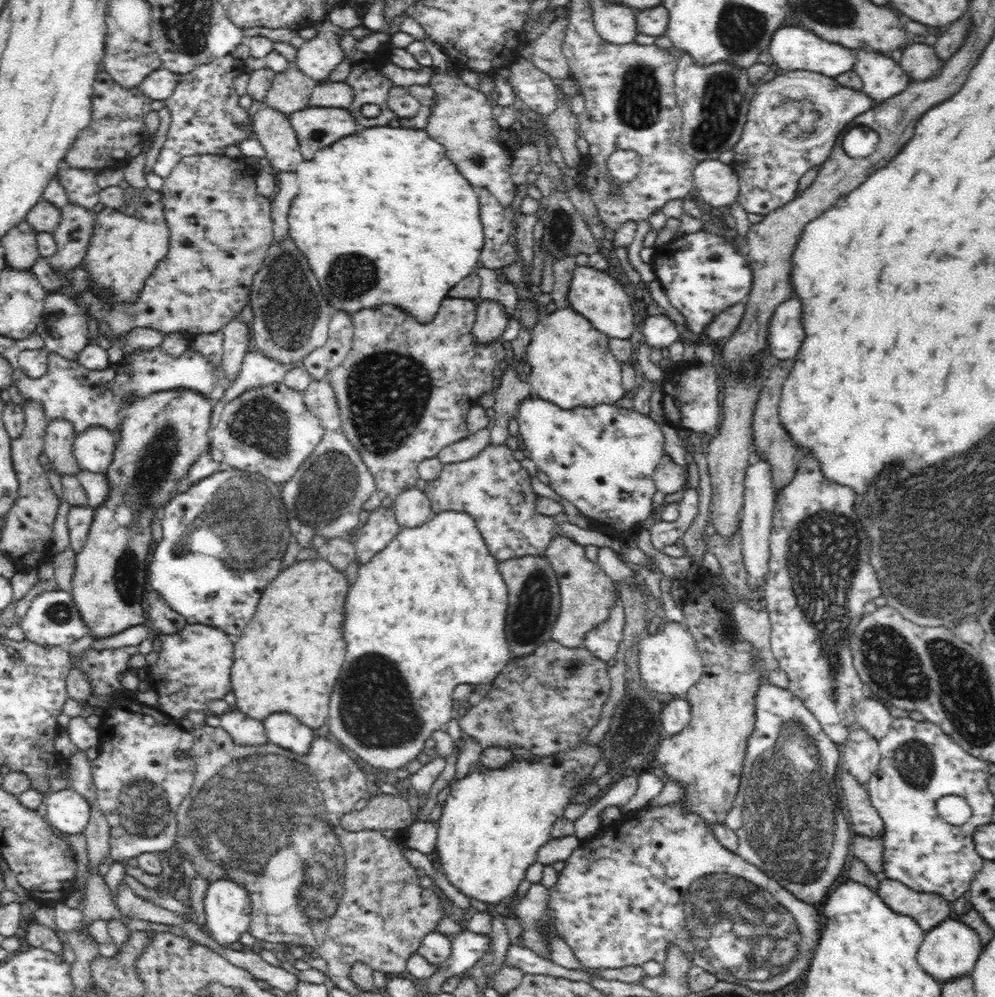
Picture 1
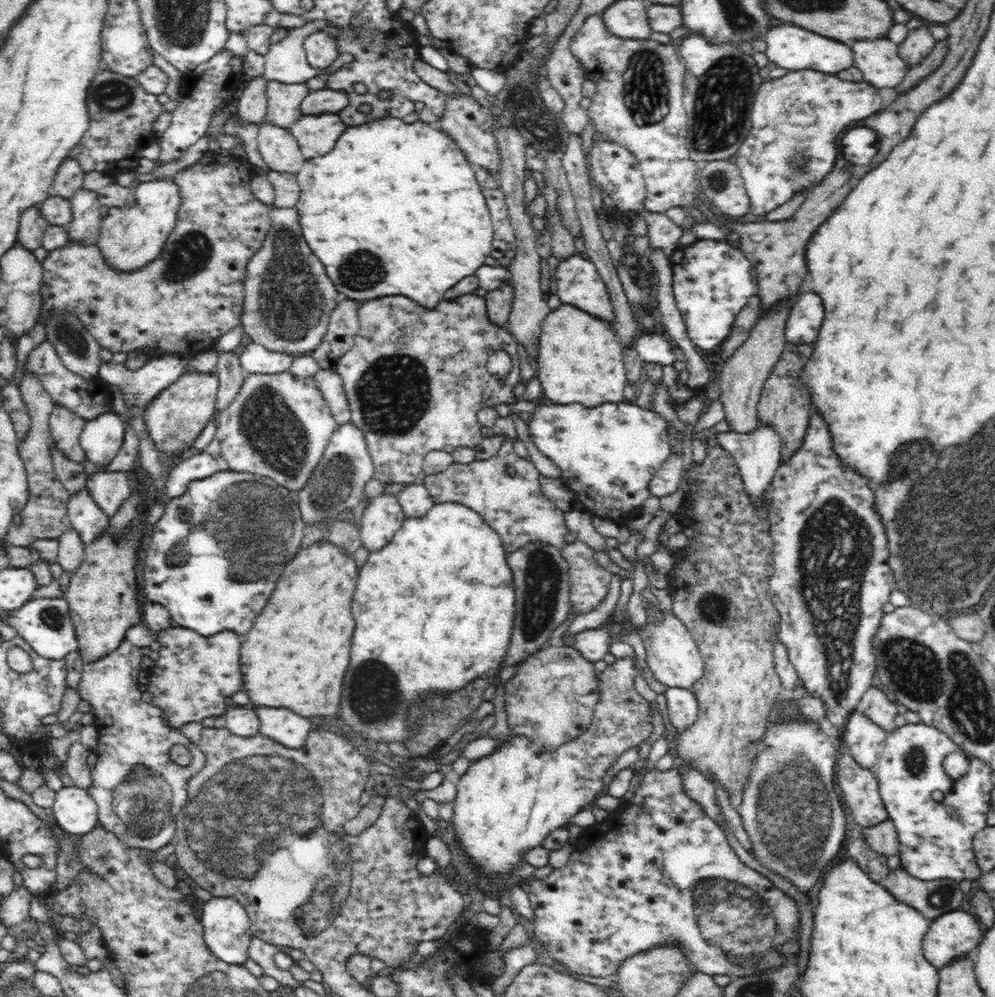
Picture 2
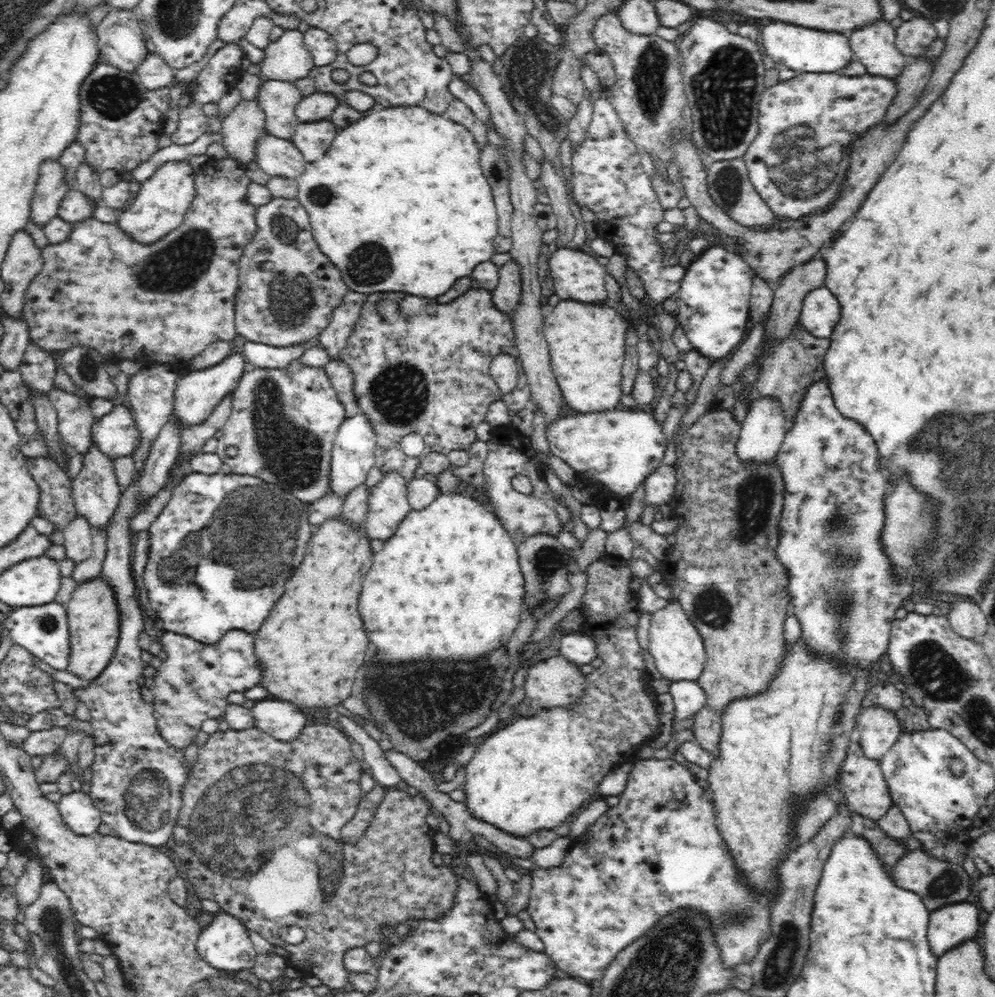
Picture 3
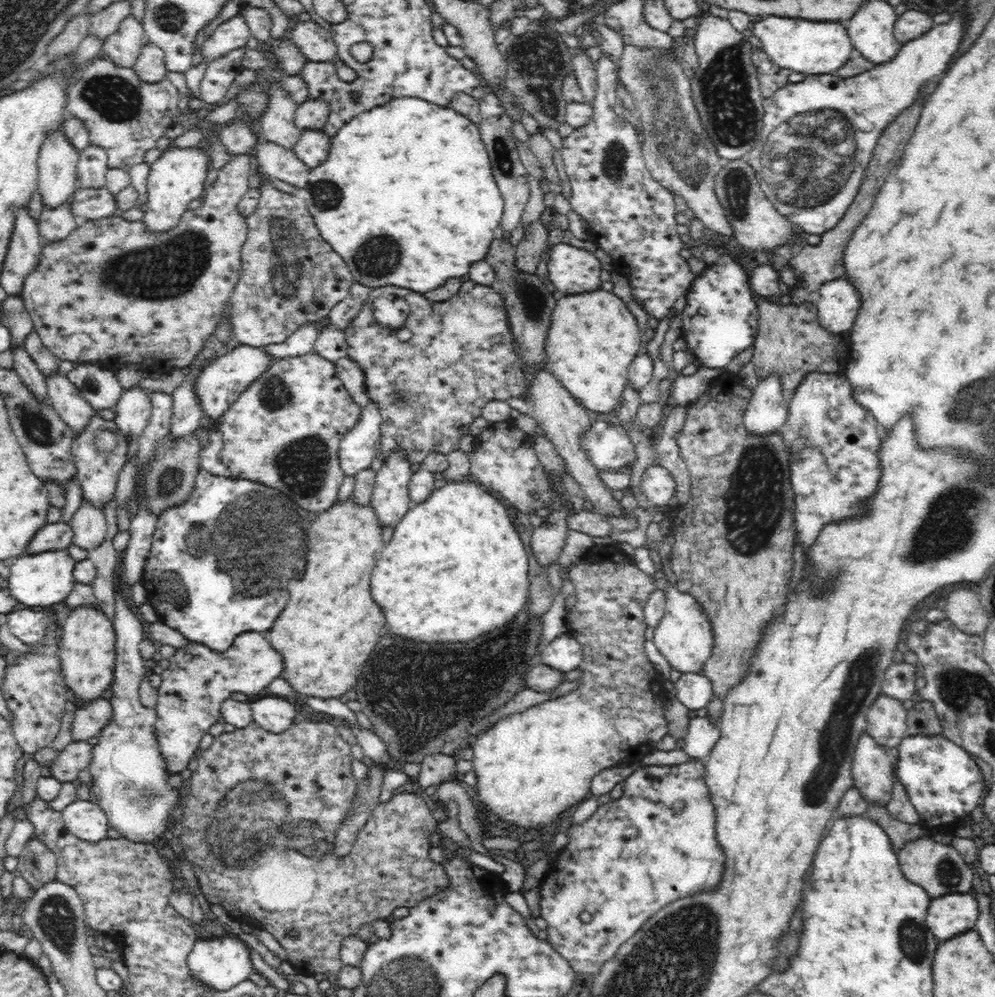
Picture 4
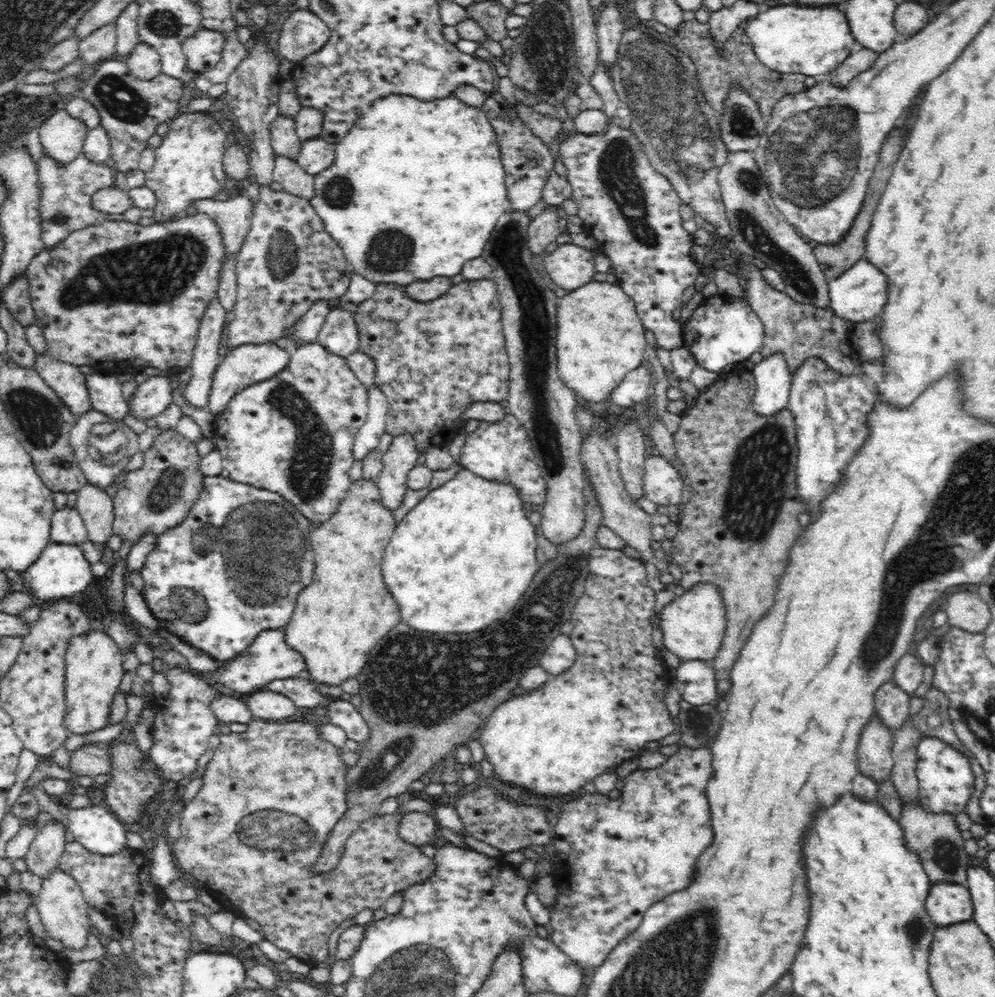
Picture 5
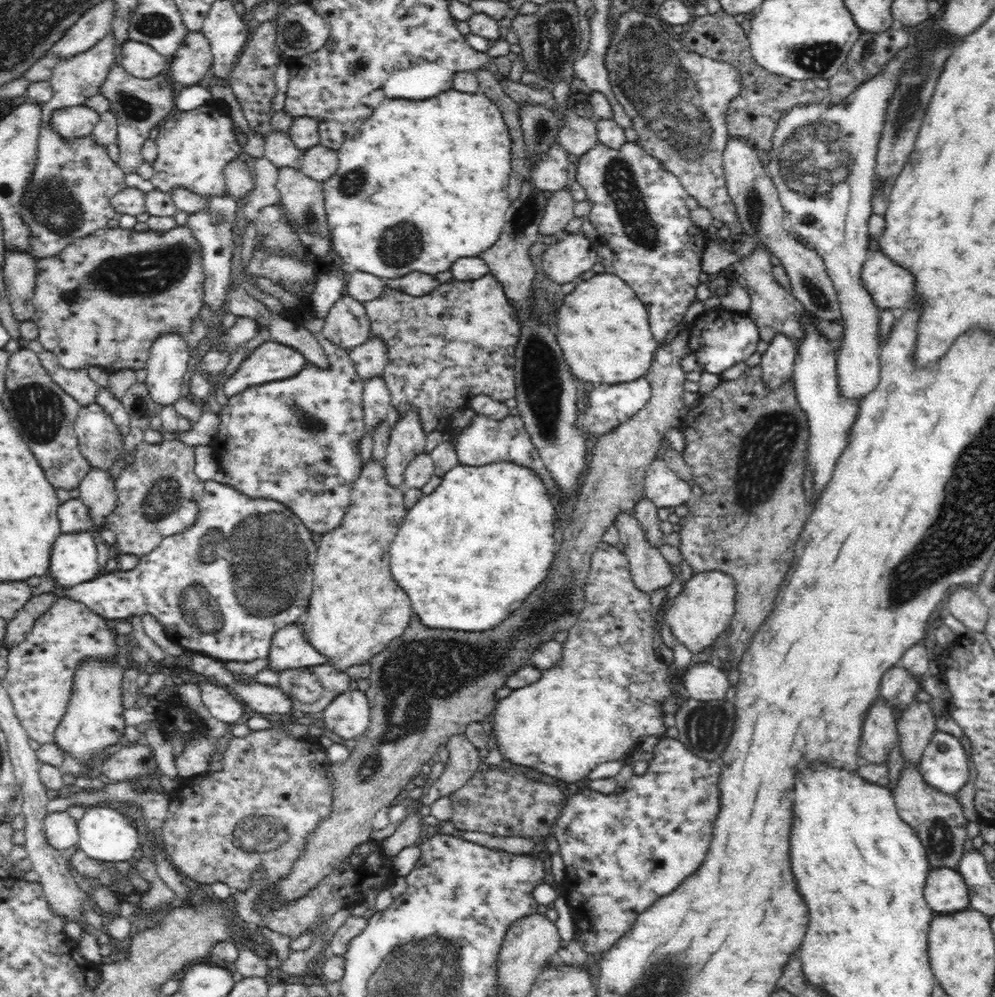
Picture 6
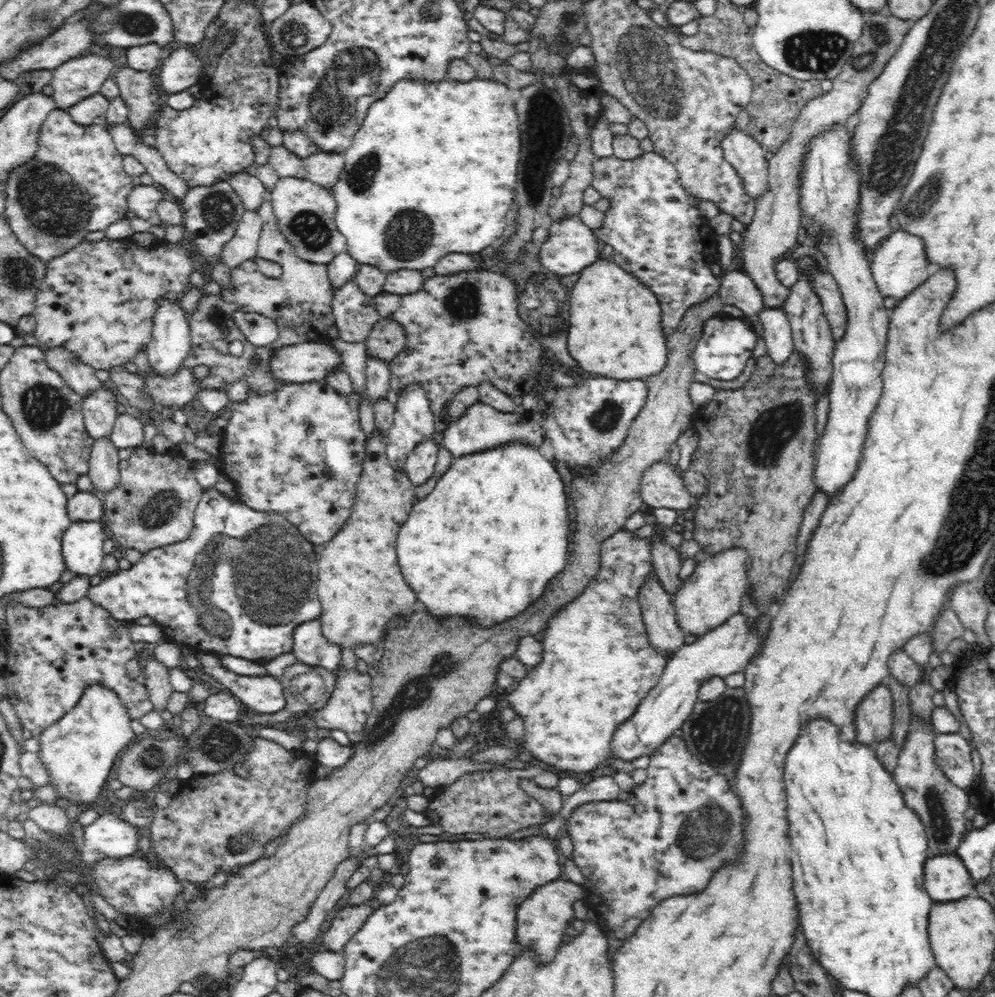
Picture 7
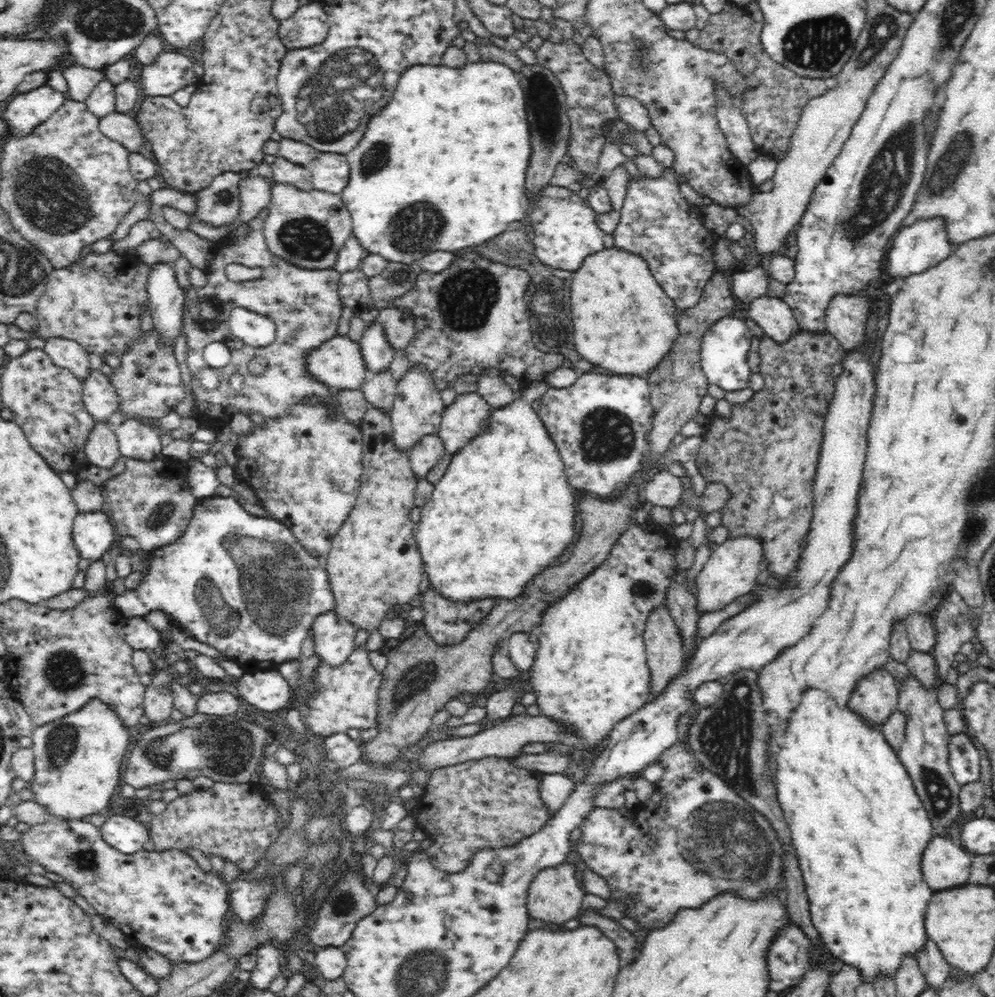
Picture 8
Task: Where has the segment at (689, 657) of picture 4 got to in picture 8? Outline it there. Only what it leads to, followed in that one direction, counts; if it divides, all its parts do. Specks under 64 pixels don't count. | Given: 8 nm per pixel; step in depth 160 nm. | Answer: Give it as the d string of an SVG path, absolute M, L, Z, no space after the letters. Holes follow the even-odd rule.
M736 536L718 545L695 578L697 613L702 615L722 610L739 596L754 592L758 586L756 578L760 574L761 560L763 560L763 544L756 536Z

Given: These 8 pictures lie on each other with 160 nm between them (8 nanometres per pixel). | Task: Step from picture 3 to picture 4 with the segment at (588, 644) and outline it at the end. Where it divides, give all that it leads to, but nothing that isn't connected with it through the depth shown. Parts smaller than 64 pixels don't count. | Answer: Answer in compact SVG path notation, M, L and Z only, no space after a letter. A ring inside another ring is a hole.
M569 632L562 633L550 641L540 650L540 654L540 662L563 673L579 667L583 658L580 642Z

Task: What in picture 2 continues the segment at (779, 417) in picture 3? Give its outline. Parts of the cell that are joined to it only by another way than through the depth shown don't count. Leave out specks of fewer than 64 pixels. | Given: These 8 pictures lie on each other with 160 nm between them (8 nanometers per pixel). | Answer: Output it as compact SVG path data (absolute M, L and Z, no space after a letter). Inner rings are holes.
M759 422L756 430L752 430L748 434L738 434L728 431L717 433L716 435L718 444L722 448L725 448L733 457L743 480L745 492L749 494L751 502L755 506L760 506L762 500L769 493L770 484L781 464L780 457L783 451L781 450L782 443L780 442L779 434L769 424L761 424Z

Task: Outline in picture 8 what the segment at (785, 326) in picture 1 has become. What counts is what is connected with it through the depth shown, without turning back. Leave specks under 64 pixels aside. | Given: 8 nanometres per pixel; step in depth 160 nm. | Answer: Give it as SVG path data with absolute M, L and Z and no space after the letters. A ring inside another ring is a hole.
M939 216L926 220L916 220L913 225L902 226L891 240L891 247L886 256L886 274L892 278L906 279L911 275L927 272L937 266L954 252L954 246L948 243L945 222Z

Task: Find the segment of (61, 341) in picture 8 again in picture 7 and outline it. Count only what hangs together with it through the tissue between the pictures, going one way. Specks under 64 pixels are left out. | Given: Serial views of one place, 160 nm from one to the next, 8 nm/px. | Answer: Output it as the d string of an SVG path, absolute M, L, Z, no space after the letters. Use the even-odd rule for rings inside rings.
M50 348L44 352L44 356L48 366L60 373L64 383L74 393L86 398L102 389L102 382L94 375L96 370L88 364L79 362L66 348Z

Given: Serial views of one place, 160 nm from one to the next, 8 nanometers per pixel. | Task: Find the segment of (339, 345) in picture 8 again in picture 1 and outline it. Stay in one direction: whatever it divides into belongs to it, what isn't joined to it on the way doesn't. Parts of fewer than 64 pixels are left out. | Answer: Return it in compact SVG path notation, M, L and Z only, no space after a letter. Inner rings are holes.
M173 389L156 392L136 399L125 408L119 433L116 435L112 462L105 472L109 484L108 498L97 506L94 520L80 552L76 553L75 571L71 582L71 595L88 625L88 634L94 639L118 634L131 626L144 625L146 616L142 608L144 587L148 582L148 552L154 546L152 520L162 510L170 494L176 493L176 484L188 474L188 468L202 453L209 452L210 418L214 402L192 390Z

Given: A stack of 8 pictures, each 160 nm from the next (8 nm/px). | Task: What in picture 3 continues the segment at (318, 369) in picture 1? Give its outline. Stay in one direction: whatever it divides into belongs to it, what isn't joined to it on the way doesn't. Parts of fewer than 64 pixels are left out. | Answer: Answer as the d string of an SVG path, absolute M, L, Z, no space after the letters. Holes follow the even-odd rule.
M348 291L340 307L333 312L328 326L315 340L332 360L336 359L340 351L348 344L348 337L352 334L354 325L360 317L366 296L360 292Z

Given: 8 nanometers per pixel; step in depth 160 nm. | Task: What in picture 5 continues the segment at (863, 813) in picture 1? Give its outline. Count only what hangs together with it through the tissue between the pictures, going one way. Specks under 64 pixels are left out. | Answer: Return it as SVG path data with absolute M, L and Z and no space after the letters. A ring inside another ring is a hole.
M873 715L864 728L857 748L859 772L879 784L891 778L893 731Z

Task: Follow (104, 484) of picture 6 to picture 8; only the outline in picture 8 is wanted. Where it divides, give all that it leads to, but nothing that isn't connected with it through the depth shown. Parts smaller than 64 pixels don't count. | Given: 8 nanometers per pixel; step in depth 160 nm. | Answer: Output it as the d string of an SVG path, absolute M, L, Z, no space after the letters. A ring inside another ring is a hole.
M107 422L95 423L85 444L87 462L113 472L114 464L118 462L120 456L122 454L117 443L114 426L108 426Z

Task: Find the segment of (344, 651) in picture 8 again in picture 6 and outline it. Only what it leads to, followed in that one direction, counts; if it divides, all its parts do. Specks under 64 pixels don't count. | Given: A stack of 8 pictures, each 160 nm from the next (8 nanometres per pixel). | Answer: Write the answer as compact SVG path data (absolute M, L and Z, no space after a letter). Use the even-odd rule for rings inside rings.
M290 624L275 632L271 638L267 659L267 669L277 673L328 662L326 657L305 639L303 628L296 624Z

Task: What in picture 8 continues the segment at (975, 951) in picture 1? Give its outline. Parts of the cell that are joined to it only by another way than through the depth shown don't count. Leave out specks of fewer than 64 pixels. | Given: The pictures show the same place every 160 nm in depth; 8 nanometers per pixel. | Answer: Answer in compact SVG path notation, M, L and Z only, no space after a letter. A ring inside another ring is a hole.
M935 835L924 849L921 872L936 891L967 884L971 872L970 853L951 838Z

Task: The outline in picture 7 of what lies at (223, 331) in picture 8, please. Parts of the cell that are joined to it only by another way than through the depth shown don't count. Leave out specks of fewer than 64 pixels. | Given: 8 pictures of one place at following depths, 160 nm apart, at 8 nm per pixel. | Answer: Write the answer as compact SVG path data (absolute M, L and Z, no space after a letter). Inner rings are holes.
M266 199L258 208L258 216L262 219L263 227L257 245L257 257L278 263L282 267L279 278L268 278L258 269L254 260L245 261L239 268L231 269L233 288L224 291L218 297L202 294L198 310L187 316L190 331L190 350L184 359L183 366L194 368L202 360L204 364L214 366L214 382L206 382L204 388L218 388L222 390L222 382L236 382L244 380L248 389L257 394L272 394L278 392L280 386L290 384L272 377L269 364L272 353L277 348L302 344L310 341L324 341L328 338L327 329L335 325L332 313L334 287L328 279L326 265L308 263L295 255L290 241L286 242L284 235L278 230L276 217L273 214L270 200ZM236 312L256 312L266 318L274 320L279 330L279 338L268 346L256 346L248 342L242 331L238 329L232 314ZM227 326L229 333L223 334L221 327ZM240 340L243 344L243 354L235 356L228 352L229 343ZM257 359L257 367L250 367L250 362Z

